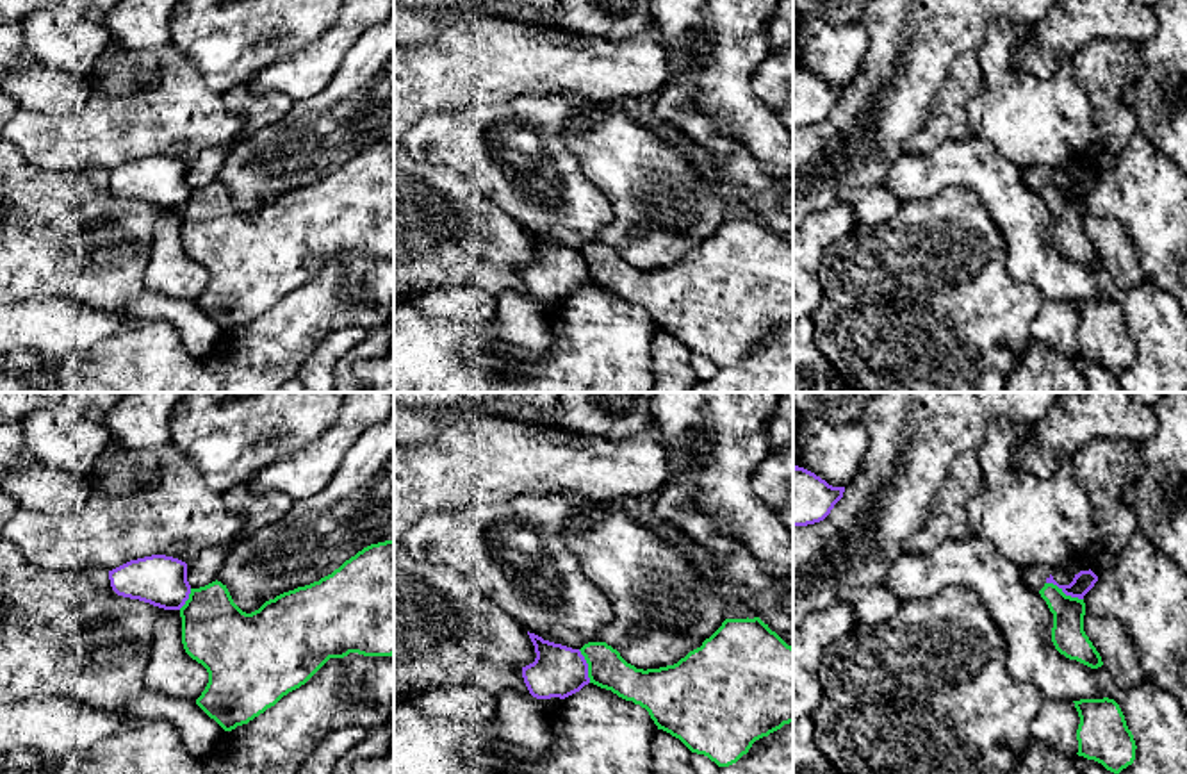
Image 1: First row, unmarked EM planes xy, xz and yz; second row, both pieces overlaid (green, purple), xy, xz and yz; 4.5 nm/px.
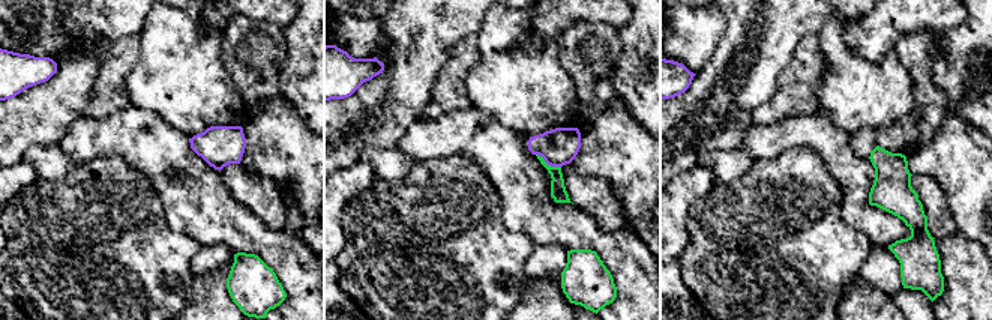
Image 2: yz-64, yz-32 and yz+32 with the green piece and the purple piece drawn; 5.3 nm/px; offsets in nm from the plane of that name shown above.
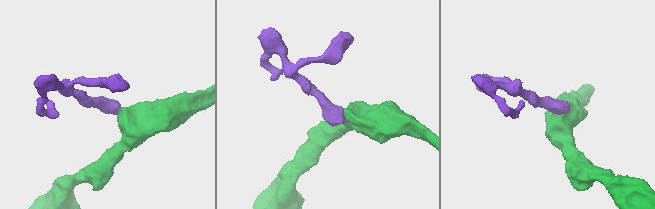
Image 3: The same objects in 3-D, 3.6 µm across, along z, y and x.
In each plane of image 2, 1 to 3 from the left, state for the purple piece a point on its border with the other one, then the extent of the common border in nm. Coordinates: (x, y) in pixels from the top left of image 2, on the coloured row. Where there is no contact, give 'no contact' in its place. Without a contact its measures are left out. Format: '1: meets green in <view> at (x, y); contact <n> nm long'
1: no contact
2: meets green in yz-32 at (547, 164); contact 150 nm long
3: no contact

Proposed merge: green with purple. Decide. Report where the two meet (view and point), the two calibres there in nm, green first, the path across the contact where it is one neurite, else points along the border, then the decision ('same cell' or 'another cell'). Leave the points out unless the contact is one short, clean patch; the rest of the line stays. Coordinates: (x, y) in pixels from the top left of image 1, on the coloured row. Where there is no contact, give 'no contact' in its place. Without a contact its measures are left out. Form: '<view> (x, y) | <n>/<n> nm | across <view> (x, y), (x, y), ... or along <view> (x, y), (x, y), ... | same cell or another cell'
yz (1063, 592) | 150/90 nm | along yz (1047, 582), (1082, 600) | another cell

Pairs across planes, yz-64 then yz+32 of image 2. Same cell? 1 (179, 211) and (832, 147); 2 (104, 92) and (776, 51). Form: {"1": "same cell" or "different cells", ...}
{"1": "same cell", "2": "different cells"}

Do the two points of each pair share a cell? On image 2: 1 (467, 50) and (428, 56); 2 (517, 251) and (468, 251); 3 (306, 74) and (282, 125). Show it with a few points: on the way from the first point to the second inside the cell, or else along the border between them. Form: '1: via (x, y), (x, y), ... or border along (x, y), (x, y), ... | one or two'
1: border along (476, 35), (467, 35), (455, 44), (434, 84) | two
2: via (505, 251), (480, 250) | one
3: border along (281, 93), (308, 128) | two

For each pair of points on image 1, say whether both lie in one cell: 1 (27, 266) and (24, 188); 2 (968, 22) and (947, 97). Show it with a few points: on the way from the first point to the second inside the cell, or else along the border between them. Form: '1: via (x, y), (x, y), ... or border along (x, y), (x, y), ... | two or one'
1: via (27, 247), (27, 241), (18, 232), (20, 207) | one
2: border along (974, 50), (965, 50), (956, 59), (936, 91) | two

